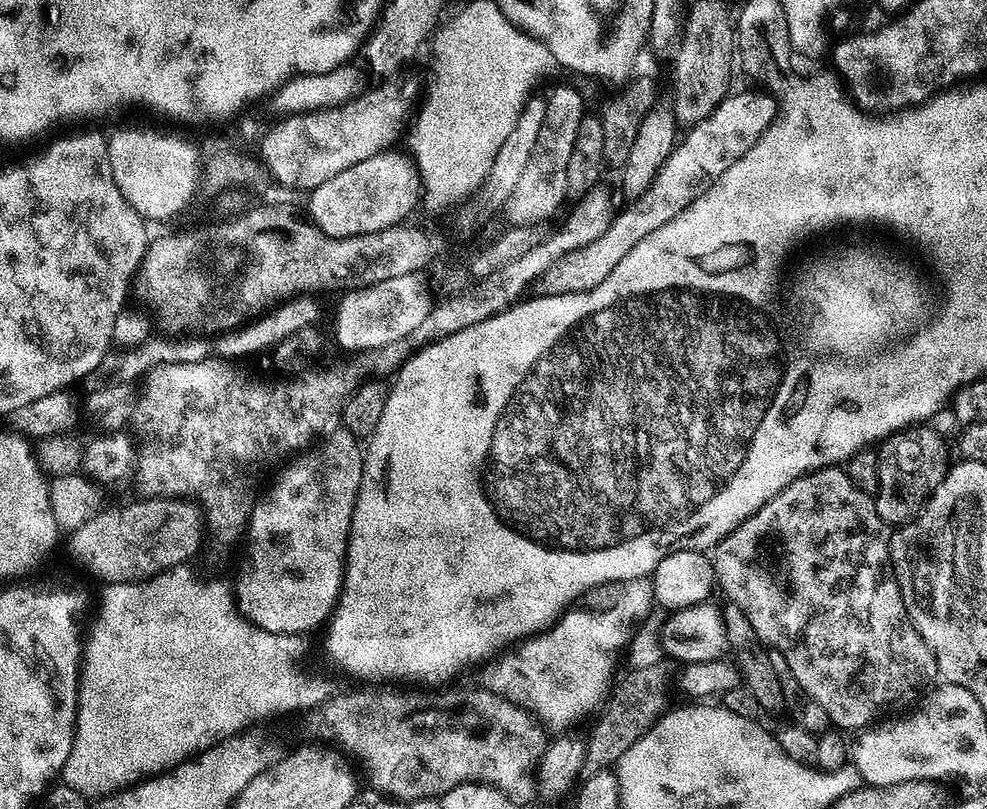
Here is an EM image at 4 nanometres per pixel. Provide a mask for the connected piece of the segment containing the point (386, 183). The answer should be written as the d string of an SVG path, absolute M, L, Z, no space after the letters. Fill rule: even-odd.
M377 154L360 160L310 192L306 216L322 235L331 240L342 240L351 236L374 234L409 219L408 214L413 210L416 200L418 204L417 175L402 157L386 155Z

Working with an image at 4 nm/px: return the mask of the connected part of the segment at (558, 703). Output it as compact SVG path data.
M643 576L624 584L623 597L612 610L565 611L551 627L525 636L495 657L490 687L510 702L527 708L549 729L571 729L568 727L575 720L582 719L584 712L609 695L610 680L608 684L607 674L600 672L600 652L621 651L632 639L634 622L645 620L653 608L652 582Z

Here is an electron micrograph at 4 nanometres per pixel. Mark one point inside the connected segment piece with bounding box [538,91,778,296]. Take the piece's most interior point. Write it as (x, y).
(706, 153)

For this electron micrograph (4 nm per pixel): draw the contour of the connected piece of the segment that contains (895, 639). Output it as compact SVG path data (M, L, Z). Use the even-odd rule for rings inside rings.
M833 466L819 468L816 472L808 472L794 482L790 482L790 486L786 486L777 496L766 501L756 513L746 518L746 522L739 524L714 549L714 573L719 589L721 586L728 595L727 599L746 614L761 644L780 652L782 658L786 658L786 666L790 666L790 674L794 674L797 689L814 702L818 702L818 706L826 710L829 721L840 730L845 730L844 728L863 730L893 714L900 714L911 709L938 680L934 654L930 646L926 646L922 634L918 634L918 630L912 625L904 605L896 574L892 570L892 556L888 553L889 539L889 525L885 524L878 514L875 499L860 489L859 484L853 480L847 470L840 466Z

